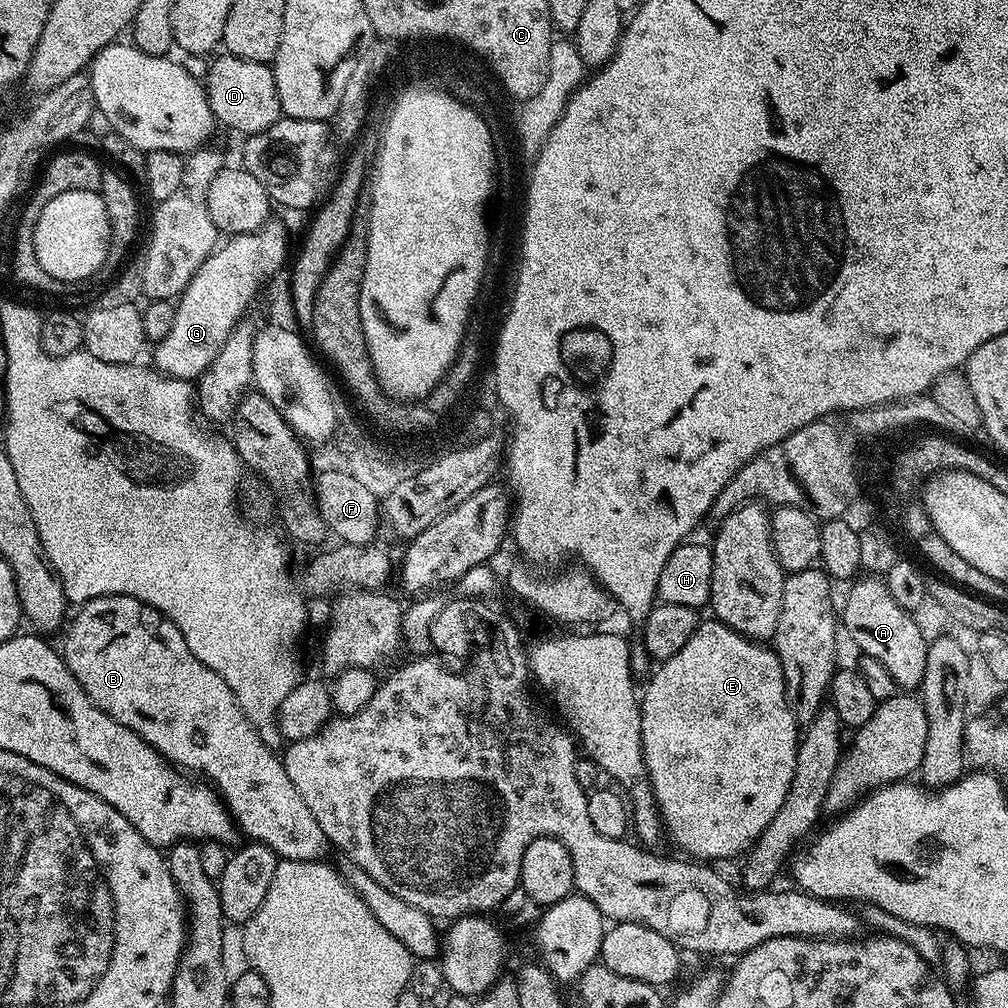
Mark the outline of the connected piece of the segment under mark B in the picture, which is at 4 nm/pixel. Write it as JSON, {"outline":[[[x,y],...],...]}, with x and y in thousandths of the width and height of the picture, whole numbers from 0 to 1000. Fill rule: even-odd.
{"outline":[[[98,591],[78,600],[74,606],[75,612],[72,613],[71,620],[69,620],[70,615],[66,620],[66,623],[68,622],[67,632],[63,635],[62,650],[65,661],[73,669],[73,673],[77,673],[81,685],[85,685],[89,693],[106,710],[113,712],[113,716],[133,724],[133,728],[137,728],[137,732],[145,735],[154,746],[159,747],[168,758],[176,763],[187,768],[195,766],[198,769],[195,771],[201,772],[217,786],[218,792],[225,800],[226,807],[230,809],[235,822],[239,826],[243,825],[247,834],[262,837],[267,843],[273,845],[278,853],[316,853],[324,850],[323,847],[327,844],[327,838],[323,827],[319,823],[319,819],[315,819],[315,812],[312,812],[312,808],[308,808],[308,800],[304,800],[304,796],[300,796],[300,788],[296,788],[296,784],[292,784],[292,776],[288,776],[288,768],[284,768],[281,753],[275,747],[273,750],[266,743],[266,738],[262,735],[265,733],[244,712],[244,708],[238,702],[234,689],[230,688],[228,681],[224,681],[224,677],[220,677],[220,673],[216,669],[212,669],[212,665],[208,665],[208,661],[196,657],[196,653],[192,653],[192,649],[188,649],[188,641],[185,641],[185,633],[181,633],[181,625],[177,625],[177,621],[173,621],[171,615],[162,615],[160,608],[156,607],[154,603],[148,603],[146,599],[142,599],[132,591]]]}

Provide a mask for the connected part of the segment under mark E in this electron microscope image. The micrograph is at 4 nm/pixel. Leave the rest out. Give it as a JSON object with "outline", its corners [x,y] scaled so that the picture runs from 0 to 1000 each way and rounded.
{"outline":[[[709,613],[691,618],[690,628],[666,653],[658,656],[651,668],[646,668],[647,676],[637,683],[635,694],[635,715],[637,716],[637,748],[639,759],[643,765],[643,776],[651,793],[651,801],[655,804],[658,824],[676,841],[676,846],[694,855],[710,855],[706,853],[722,853],[725,849],[741,846],[753,831],[761,817],[780,792],[784,776],[788,769],[789,748],[792,737],[792,716],[782,699],[780,681],[776,661],[772,657],[769,646],[757,638],[744,635],[732,629],[724,621]]]}

